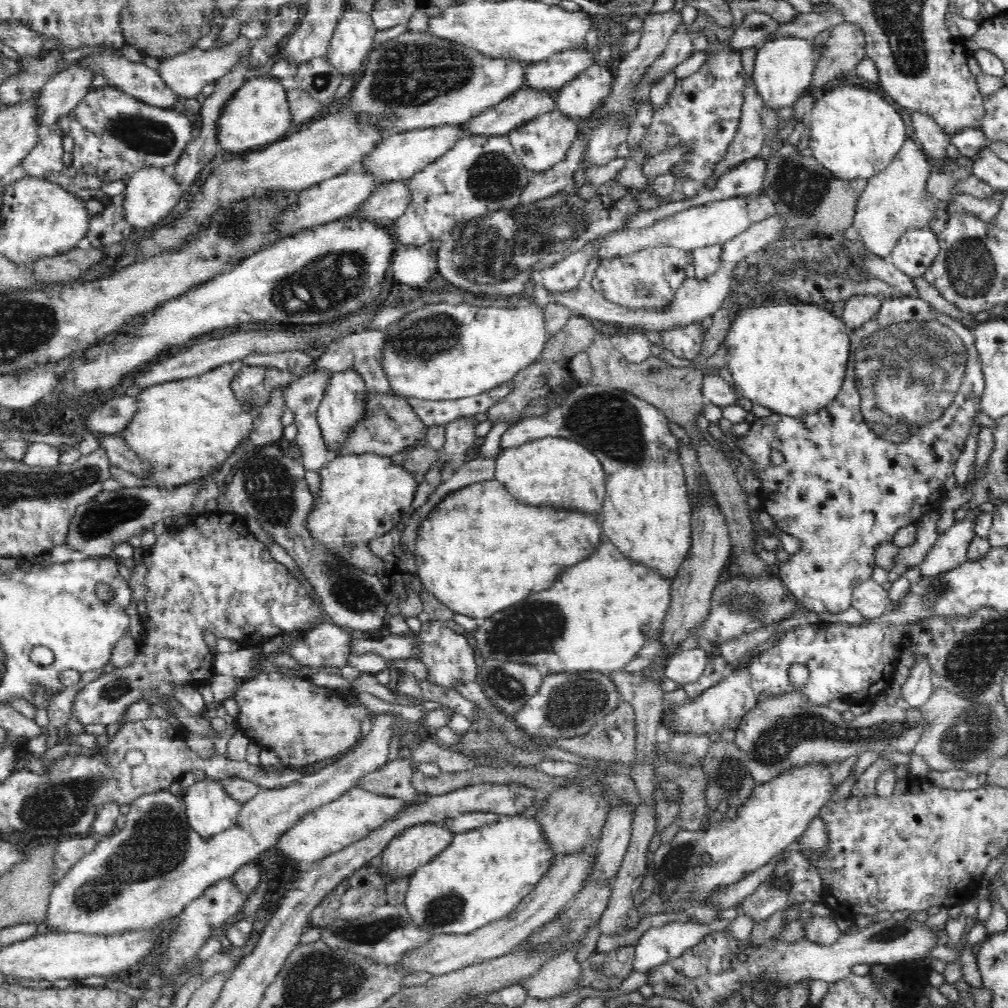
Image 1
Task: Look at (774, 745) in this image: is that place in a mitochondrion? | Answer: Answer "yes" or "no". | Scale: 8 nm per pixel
yes

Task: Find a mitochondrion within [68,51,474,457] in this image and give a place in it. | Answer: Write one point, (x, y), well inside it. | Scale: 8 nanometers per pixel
(326, 284)

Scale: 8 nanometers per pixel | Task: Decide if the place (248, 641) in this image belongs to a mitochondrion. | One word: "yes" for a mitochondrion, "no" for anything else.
no

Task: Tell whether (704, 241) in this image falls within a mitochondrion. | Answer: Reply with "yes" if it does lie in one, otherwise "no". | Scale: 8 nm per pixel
no

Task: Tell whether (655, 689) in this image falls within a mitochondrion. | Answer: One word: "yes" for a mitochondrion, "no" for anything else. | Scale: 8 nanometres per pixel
no

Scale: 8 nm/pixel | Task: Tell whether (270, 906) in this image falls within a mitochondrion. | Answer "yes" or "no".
no

